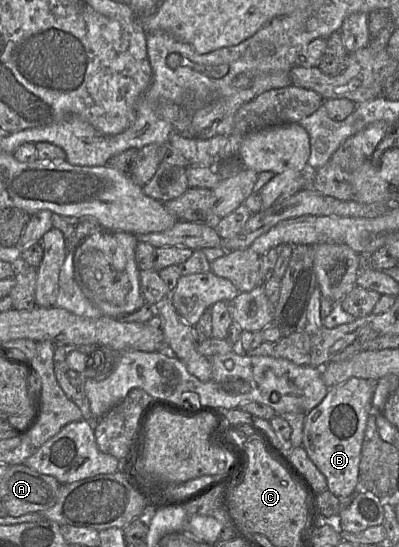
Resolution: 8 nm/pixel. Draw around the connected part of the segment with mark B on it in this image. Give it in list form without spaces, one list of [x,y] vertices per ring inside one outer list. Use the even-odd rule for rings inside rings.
[[[350,378],[330,388],[322,402],[305,417],[302,447],[326,477],[327,489],[341,500],[352,498],[360,488],[361,450],[376,382]]]

